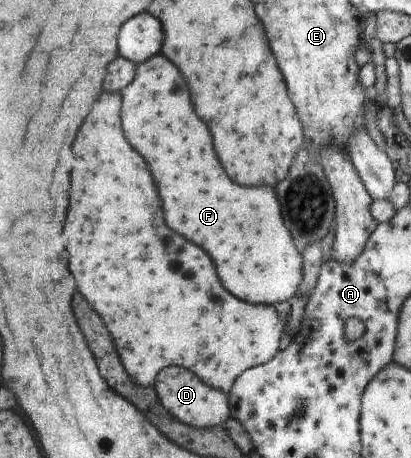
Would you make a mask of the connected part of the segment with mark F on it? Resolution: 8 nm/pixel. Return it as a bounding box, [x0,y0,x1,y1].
[123,53,303,305]

